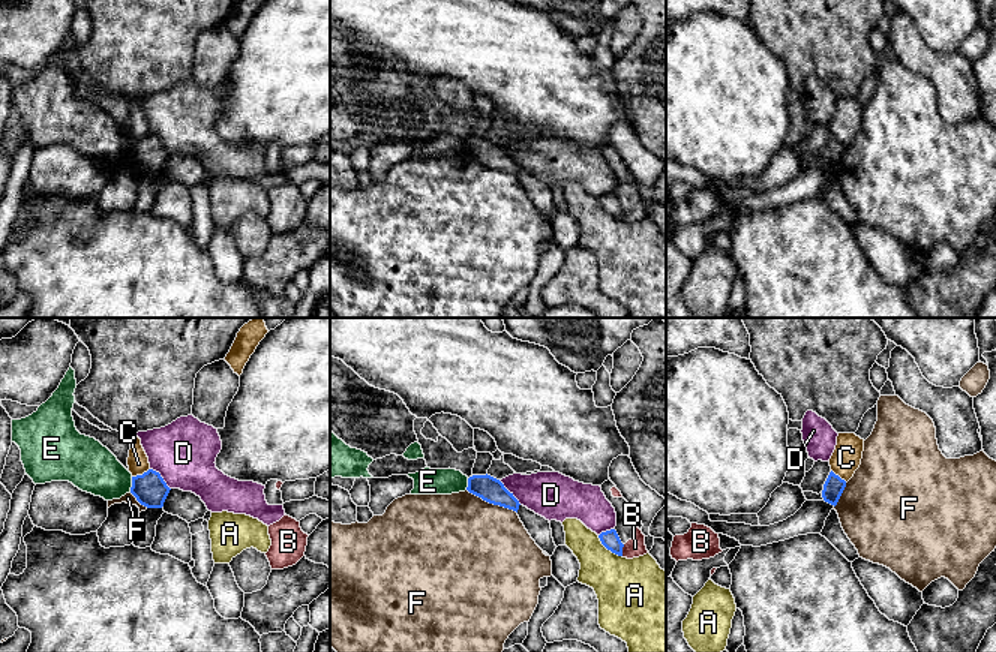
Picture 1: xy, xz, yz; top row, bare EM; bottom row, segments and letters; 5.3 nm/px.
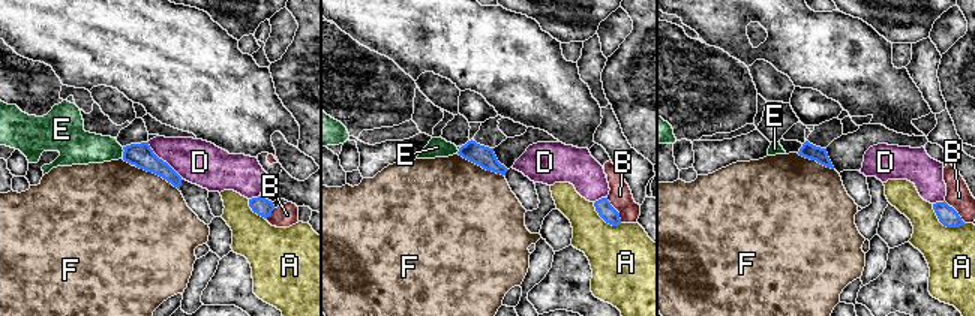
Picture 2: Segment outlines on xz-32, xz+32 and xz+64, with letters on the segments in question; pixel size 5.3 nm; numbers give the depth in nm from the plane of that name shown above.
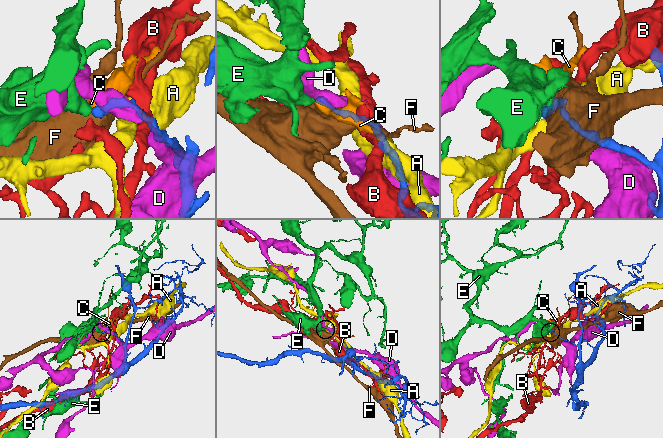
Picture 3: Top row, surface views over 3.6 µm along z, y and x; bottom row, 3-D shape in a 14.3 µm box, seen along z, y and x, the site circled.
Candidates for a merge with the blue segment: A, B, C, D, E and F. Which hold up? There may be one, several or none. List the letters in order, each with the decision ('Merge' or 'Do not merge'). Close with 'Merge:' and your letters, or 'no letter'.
A: Do not merge
B: Do not merge
C: Do not merge
D: Do not merge
E: Do not merge
F: Do not merge
Merge: no letter

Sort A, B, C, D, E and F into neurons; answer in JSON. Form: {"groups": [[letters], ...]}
{"groups": [["A"], ["B"], ["C"], ["D"], ["E"], ["F"]]}

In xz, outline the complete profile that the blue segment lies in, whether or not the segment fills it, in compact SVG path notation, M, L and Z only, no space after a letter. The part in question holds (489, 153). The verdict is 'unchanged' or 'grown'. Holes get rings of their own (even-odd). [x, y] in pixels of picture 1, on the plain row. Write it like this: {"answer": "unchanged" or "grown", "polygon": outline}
{"answer": "unchanged", "polygon": "M488 138L470 141L466 154L489 168L500 169L516 177L520 169L513 157L510 157L500 144Z"}

